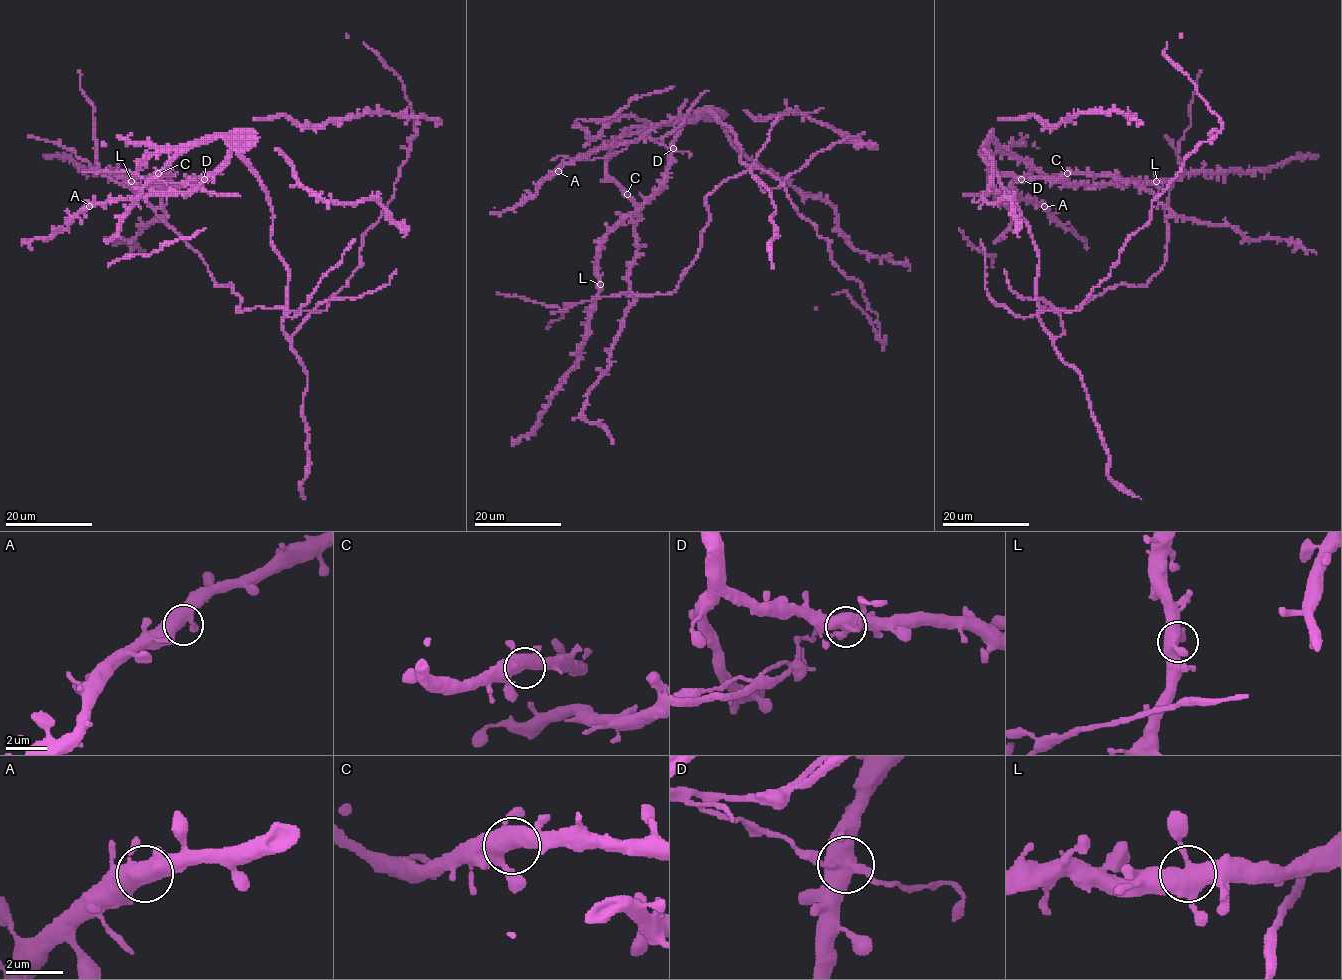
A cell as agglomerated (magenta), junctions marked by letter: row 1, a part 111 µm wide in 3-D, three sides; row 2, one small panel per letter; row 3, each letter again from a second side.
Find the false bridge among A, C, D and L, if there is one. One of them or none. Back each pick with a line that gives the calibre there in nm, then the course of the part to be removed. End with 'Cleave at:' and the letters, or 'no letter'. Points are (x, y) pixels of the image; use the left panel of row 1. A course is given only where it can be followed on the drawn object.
D: Thickness 480 nm
Cleave at: D

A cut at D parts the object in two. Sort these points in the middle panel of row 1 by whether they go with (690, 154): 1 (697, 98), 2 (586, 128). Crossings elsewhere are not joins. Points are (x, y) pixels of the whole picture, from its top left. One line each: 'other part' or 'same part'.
1: same part
2: other part

